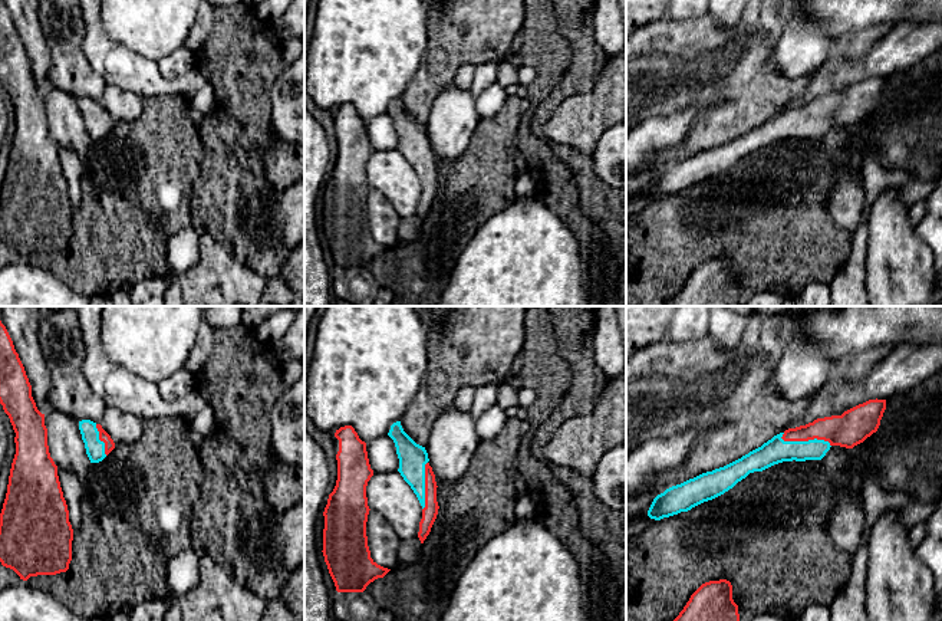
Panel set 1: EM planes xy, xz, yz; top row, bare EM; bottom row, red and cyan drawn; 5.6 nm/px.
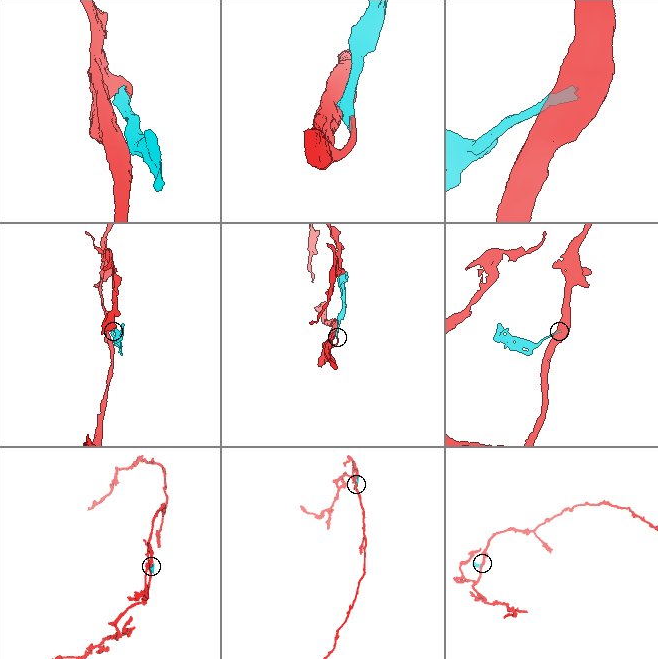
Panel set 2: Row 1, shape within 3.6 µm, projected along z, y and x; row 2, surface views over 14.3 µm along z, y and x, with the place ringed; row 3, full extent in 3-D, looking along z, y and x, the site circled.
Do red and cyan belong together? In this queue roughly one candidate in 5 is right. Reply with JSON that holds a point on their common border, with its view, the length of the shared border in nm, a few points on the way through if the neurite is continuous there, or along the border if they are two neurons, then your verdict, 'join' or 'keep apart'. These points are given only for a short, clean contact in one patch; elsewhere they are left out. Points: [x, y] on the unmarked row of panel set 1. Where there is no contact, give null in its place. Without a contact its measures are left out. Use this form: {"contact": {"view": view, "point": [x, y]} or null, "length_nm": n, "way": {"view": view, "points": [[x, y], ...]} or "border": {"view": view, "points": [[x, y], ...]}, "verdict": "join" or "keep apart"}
{"contact": {"view": "yz", "point": [806, 118]}, "length_nm": 300, "way": {"view": "yz", "points": [[847, 108], [830, 108], [806, 118], [776, 128]]}, "verdict": "join"}

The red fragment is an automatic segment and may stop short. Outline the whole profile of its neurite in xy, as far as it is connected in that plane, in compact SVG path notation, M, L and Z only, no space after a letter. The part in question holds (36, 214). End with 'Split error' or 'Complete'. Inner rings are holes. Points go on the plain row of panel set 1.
M0 0L0 82L16 111L7 171L0 191L0 240L20 257L66 250L73 207L49 131L47 106L13 19Z. Complete

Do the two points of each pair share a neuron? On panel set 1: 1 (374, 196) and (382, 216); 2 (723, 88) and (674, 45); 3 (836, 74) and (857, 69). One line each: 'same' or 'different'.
1: same
2: same
3: same

